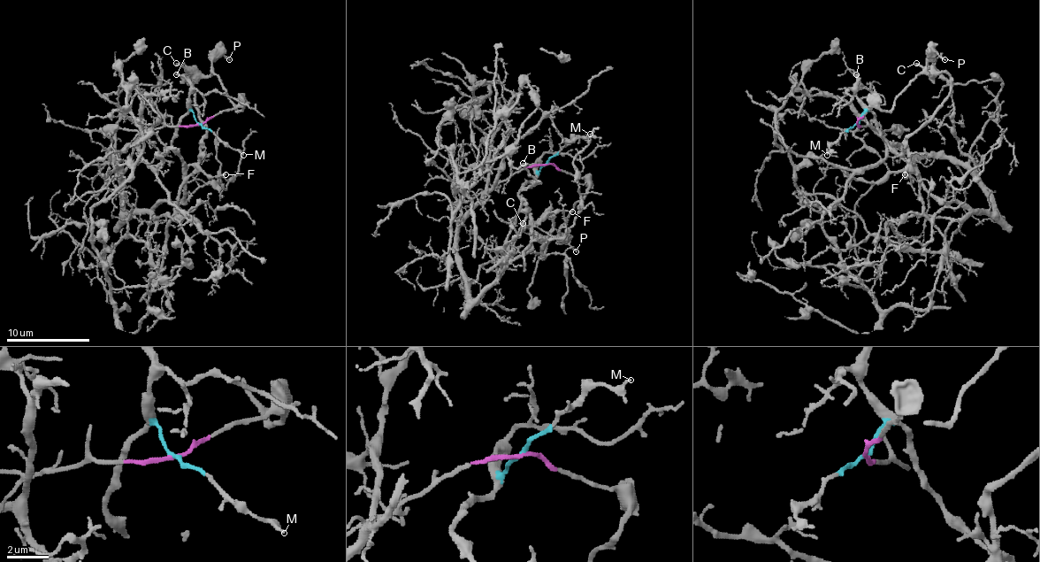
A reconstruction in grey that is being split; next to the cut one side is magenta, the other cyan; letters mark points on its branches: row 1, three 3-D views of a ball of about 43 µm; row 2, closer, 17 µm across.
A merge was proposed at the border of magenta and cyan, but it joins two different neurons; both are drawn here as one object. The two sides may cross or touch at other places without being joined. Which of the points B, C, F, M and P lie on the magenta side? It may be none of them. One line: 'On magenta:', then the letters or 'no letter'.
On magenta: C, P

